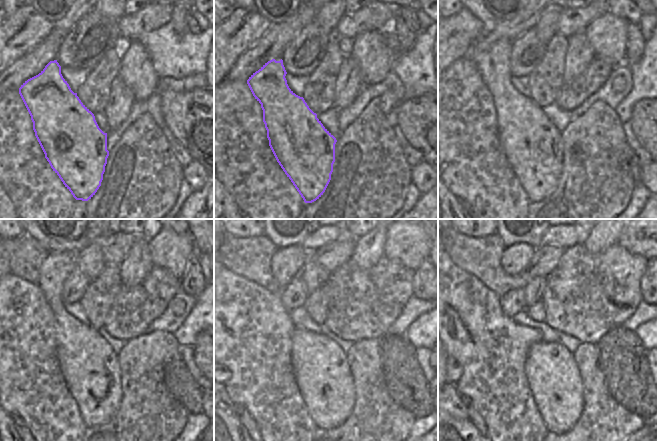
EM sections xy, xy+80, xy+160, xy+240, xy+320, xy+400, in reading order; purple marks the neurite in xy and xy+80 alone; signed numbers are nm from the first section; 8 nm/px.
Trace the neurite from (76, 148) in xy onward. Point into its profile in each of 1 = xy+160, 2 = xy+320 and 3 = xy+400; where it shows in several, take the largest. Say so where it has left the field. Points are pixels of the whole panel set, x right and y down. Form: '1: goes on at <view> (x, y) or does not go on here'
1: goes on at xy+160 (532, 145)
2: goes on at xy+320 (322, 373)
3: goes on at xy+400 (554, 380)

